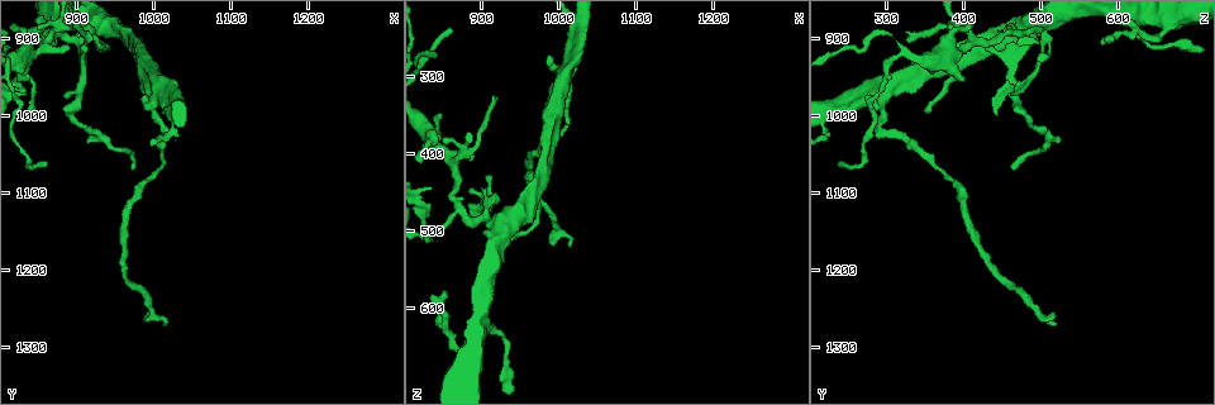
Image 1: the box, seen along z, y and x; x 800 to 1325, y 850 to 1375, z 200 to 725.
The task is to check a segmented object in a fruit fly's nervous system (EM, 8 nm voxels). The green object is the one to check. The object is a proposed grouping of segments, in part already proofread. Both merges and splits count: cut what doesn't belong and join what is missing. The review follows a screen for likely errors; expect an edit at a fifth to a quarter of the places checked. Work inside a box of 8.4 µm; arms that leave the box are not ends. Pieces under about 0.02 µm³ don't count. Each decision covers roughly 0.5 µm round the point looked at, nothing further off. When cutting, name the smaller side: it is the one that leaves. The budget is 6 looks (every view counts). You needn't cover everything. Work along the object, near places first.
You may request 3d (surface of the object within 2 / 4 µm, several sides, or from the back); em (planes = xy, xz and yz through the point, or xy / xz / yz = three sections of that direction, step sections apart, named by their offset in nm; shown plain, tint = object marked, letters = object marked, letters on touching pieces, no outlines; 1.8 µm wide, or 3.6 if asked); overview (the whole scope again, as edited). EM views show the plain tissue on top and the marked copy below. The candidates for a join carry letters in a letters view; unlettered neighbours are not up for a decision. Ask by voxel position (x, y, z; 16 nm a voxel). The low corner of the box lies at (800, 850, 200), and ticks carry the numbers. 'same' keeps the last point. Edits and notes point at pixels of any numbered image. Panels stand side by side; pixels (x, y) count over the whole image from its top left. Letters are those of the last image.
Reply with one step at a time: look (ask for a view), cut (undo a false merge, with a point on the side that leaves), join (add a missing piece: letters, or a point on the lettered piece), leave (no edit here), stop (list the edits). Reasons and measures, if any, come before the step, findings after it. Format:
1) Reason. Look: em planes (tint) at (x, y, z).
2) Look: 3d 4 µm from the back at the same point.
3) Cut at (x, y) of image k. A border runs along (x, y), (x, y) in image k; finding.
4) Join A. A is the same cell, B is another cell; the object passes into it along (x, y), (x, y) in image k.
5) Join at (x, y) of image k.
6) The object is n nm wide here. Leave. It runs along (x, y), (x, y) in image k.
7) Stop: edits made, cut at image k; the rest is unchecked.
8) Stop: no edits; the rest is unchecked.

Sudden change in width. Look: 3d 4 µm from the back at (870, 890, 470).

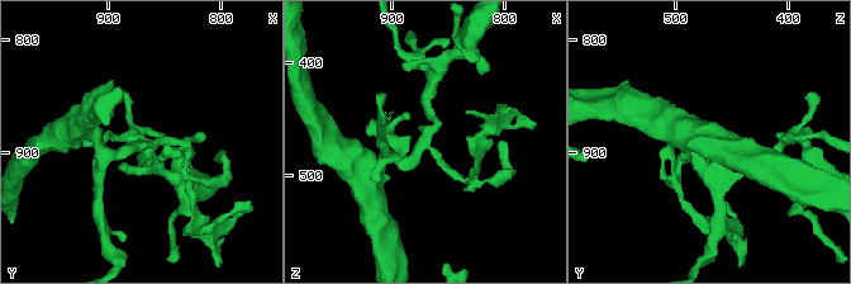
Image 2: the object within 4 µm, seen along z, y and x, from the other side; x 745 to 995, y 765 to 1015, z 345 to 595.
3 arms meet here. Look: em planes (tint) at (870, 894, 472).

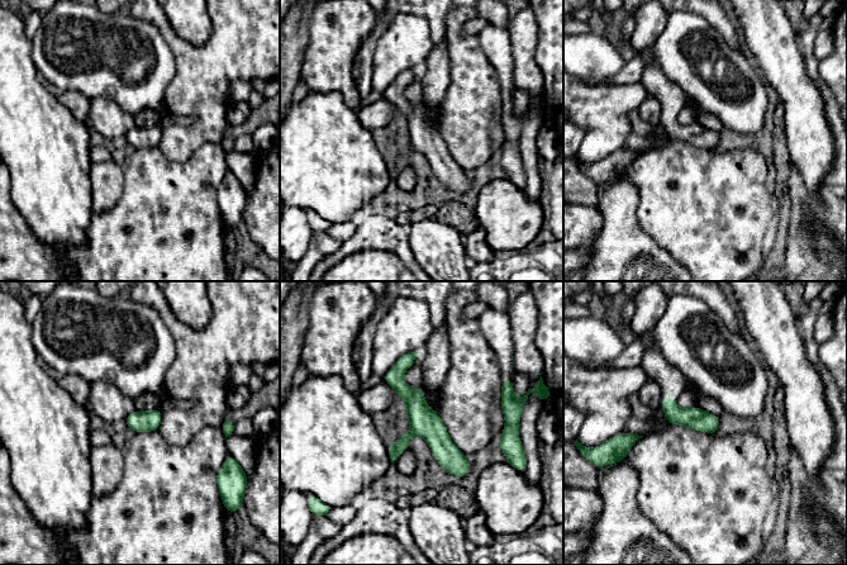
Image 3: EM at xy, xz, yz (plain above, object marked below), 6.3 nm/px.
See the neighbours. Look: em planes (letters) at the same point.

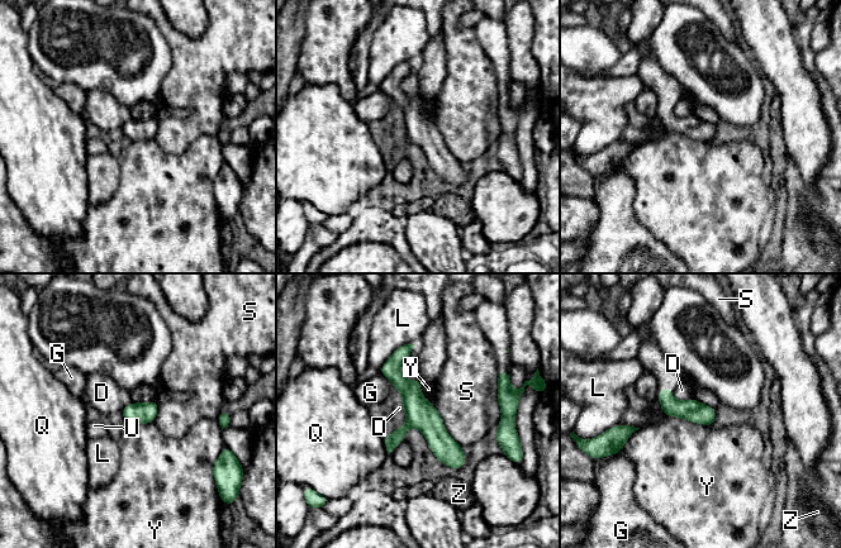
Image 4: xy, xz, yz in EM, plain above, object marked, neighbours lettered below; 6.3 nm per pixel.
The object is 140 nm wide here. Leave. D, G, L, Q, S, U, Y and Z are other cells; all the same neuron.

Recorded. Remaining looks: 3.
End of a long branch. Look: 3d 4 µm at (860, 1060, 235).

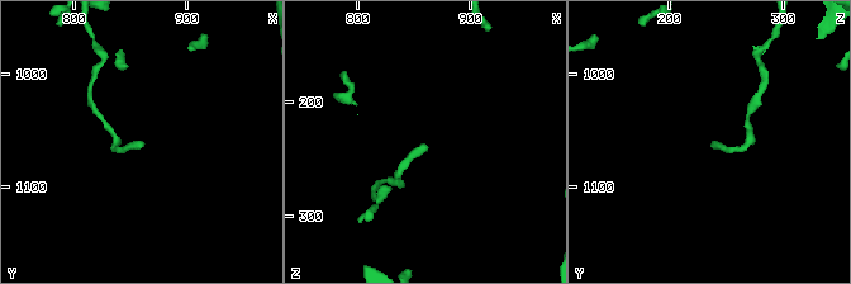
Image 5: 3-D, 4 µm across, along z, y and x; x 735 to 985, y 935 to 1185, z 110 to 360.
Look: em xy step 4 (letters) at (862, 1064, 236).

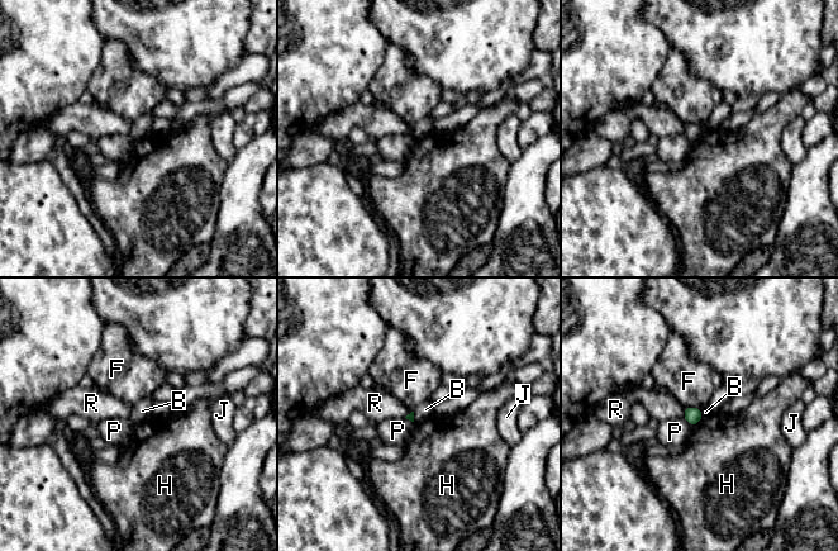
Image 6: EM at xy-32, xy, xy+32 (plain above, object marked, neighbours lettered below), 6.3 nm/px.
Another direction. Look: em planes (letters) at the same point.

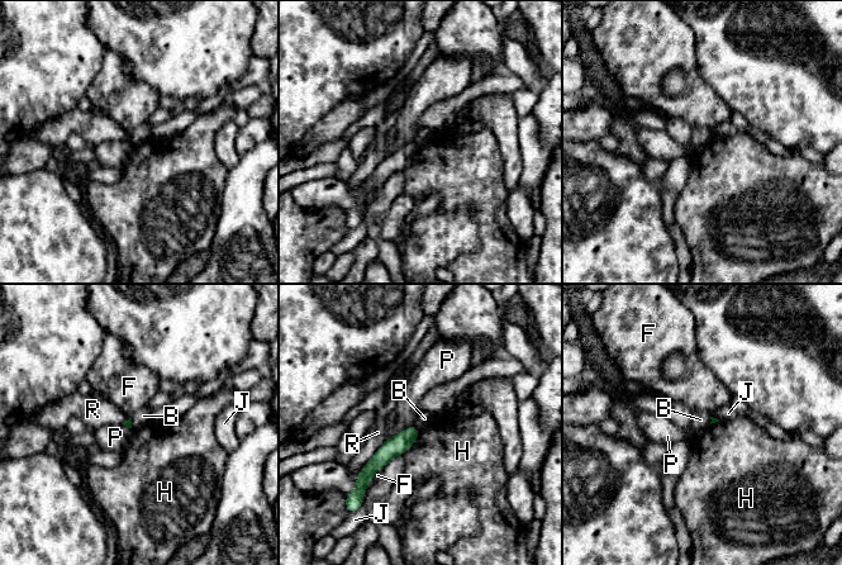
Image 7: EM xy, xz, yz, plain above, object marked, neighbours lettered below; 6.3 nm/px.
Leave. B, F, H, J, P and R are other cells; it runs along (415, 432), (391, 447), (362, 474) in image 7; none of them fits.

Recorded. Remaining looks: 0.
Stop: no edits; the rest is unchecked.

